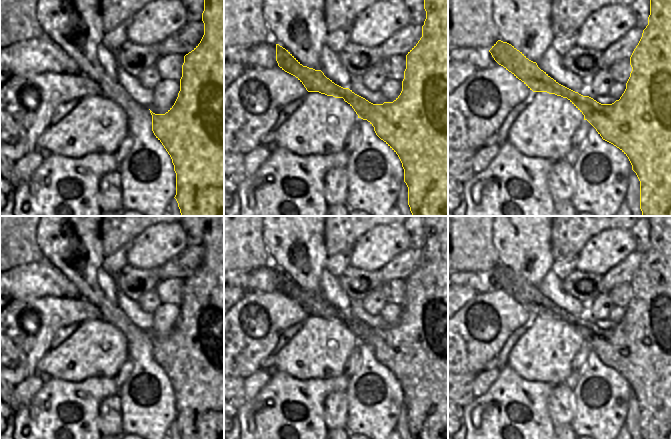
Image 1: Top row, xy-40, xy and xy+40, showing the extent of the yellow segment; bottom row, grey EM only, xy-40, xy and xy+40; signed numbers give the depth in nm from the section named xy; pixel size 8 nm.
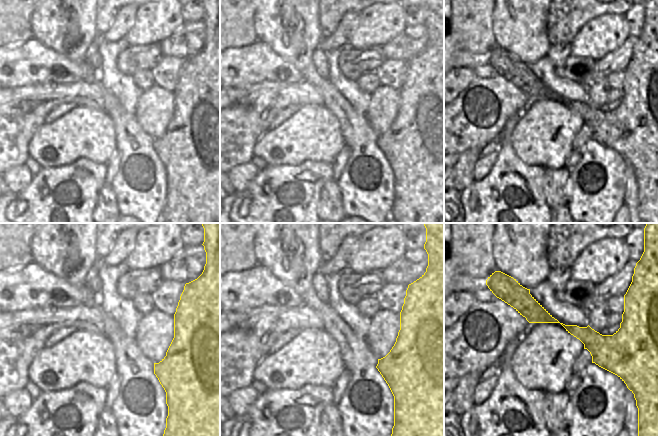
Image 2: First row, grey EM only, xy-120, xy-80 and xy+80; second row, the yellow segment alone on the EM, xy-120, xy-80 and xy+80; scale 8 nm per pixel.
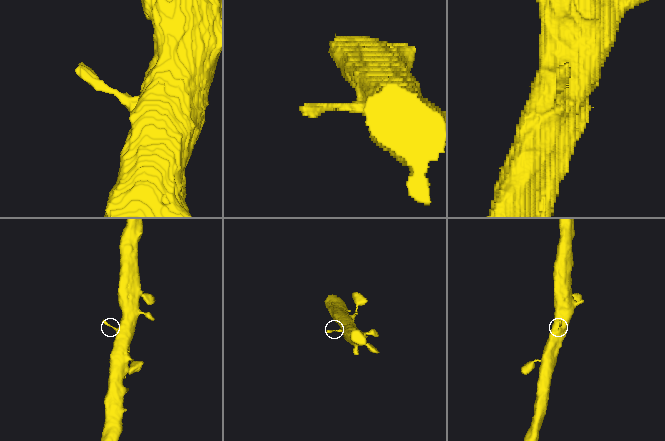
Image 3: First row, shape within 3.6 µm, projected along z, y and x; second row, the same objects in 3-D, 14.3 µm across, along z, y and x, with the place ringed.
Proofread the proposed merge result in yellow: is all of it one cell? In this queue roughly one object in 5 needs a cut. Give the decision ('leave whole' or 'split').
leave whole

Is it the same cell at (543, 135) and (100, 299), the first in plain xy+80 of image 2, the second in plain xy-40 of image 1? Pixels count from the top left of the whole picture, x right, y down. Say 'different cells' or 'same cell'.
different cells

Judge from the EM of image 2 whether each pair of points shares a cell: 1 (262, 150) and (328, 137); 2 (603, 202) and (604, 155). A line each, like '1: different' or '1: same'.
1: same
2: same

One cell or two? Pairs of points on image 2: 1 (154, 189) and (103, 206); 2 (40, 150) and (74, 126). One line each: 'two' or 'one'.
1: two
2: one

